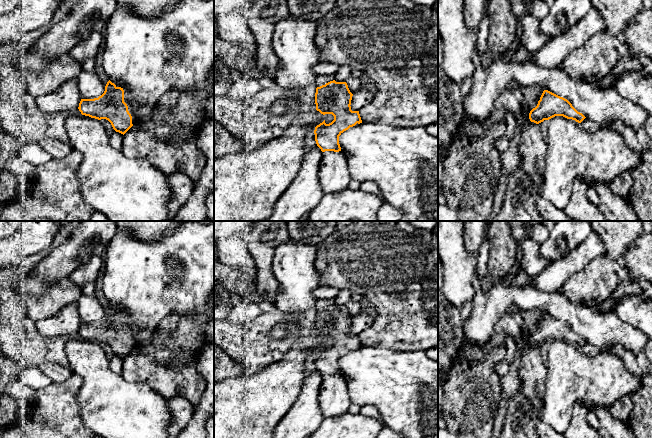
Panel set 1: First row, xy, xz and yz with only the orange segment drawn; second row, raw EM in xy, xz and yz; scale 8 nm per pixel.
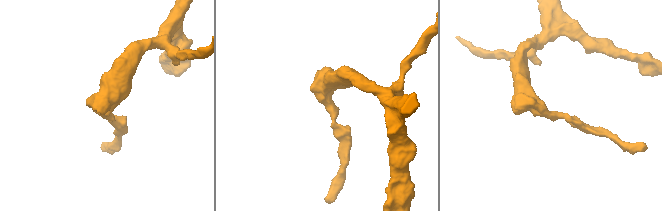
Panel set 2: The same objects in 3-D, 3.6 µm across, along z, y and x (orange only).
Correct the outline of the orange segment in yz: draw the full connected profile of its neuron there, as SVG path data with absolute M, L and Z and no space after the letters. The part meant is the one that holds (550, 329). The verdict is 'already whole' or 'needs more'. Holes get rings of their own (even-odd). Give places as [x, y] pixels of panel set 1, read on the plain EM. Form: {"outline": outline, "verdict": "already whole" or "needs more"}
{"outline": "M548 314L543 315L537 330L529 337L530 346L522 352L518 369L519 390L508 401L507 413L498 438L539 438L535 433L535 427L543 413L546 373L546 361L539 348L555 340L563 340L578 347L586 342L567 323Z", "verdict": "needs more"}

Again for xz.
{"outline": "M333 304L316 312L316 334L323 339L334 340L331 347L326 348L324 344L315 351L315 365L322 376L341 375L339 360L357 347L362 347L359 335L351 334L352 320L346 306Z", "verdict": "already whole"}

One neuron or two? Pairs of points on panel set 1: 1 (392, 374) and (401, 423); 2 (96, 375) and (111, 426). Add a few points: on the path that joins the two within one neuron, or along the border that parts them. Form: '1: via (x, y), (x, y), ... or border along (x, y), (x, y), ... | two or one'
1: via (401, 386), (401, 411) | one
2: via (102, 388), (106, 400), (111, 406), (111, 413) | one

